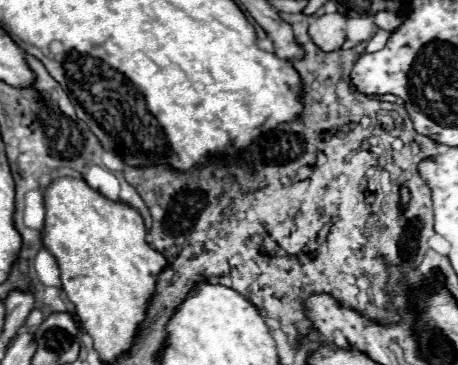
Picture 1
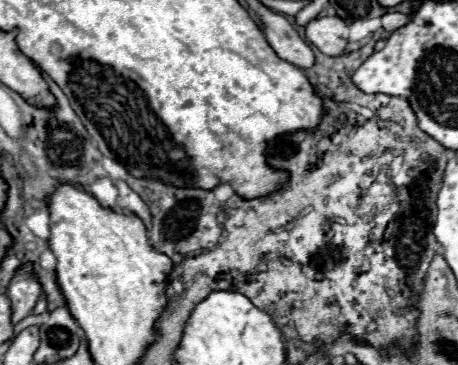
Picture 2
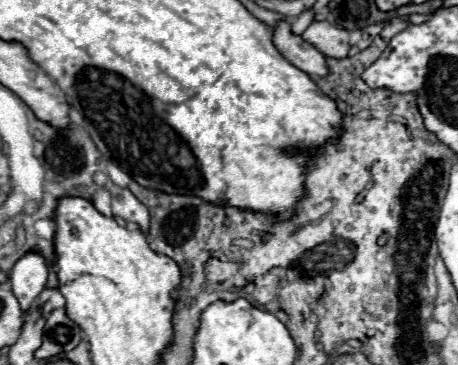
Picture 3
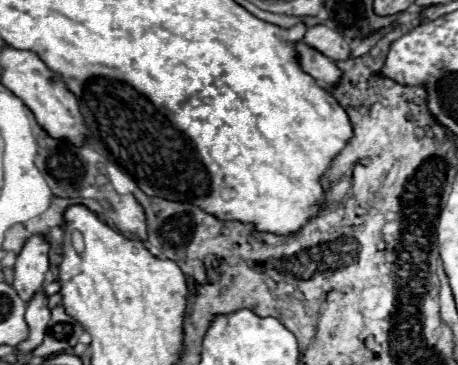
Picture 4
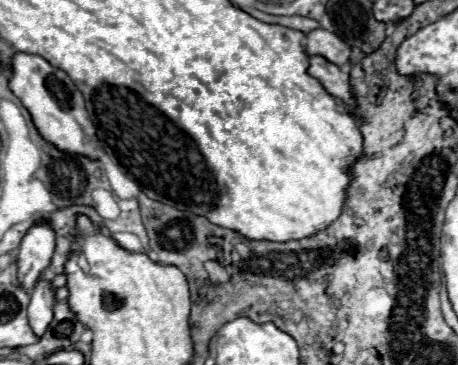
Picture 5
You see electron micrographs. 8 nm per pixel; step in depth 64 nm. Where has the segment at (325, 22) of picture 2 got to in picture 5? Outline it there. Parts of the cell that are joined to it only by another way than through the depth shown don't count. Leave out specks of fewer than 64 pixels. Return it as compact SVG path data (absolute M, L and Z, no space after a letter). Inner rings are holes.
M316 28L306 34L306 52L316 52L334 64L342 66L350 60L350 48L348 44L336 36L334 32L328 32L324 28Z

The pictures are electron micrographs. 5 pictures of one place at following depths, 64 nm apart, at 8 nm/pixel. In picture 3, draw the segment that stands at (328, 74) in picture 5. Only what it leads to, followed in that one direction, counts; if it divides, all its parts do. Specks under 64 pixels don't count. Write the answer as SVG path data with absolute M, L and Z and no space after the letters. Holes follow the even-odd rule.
M280 20L276 24L276 28L272 30L272 42L276 50L302 72L310 76L312 74L320 76L320 72L324 72L324 56L312 44L308 44L302 36L292 34L290 22Z

